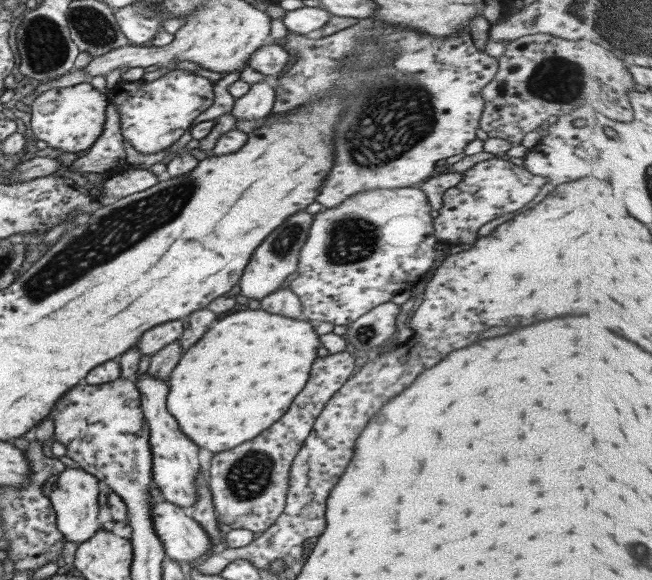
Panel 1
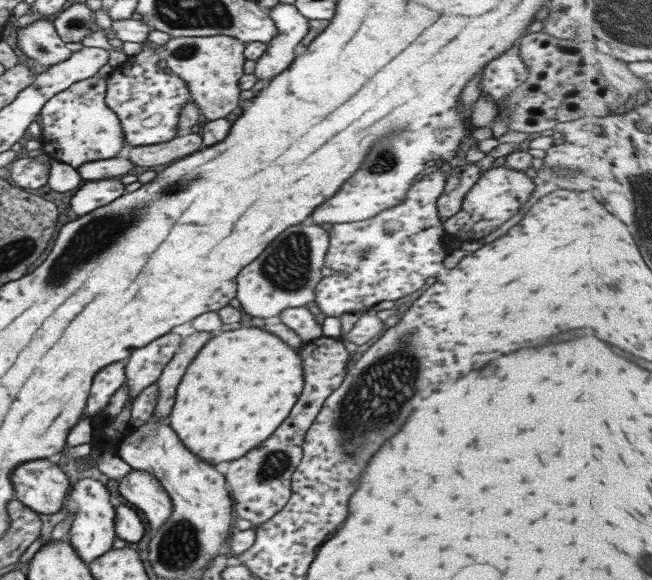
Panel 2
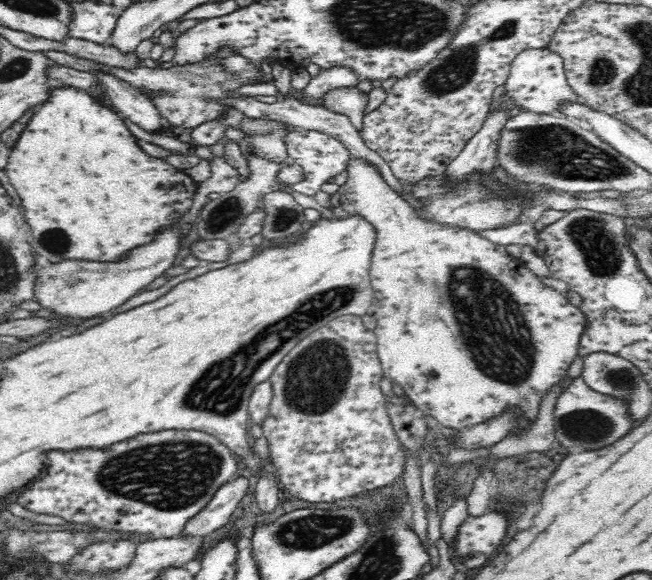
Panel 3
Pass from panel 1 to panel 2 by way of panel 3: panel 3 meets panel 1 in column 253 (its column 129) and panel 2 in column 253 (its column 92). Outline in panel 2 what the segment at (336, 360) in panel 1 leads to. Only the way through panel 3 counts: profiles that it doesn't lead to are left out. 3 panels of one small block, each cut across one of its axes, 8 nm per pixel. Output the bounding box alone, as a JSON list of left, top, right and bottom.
[224,337,351,526]

